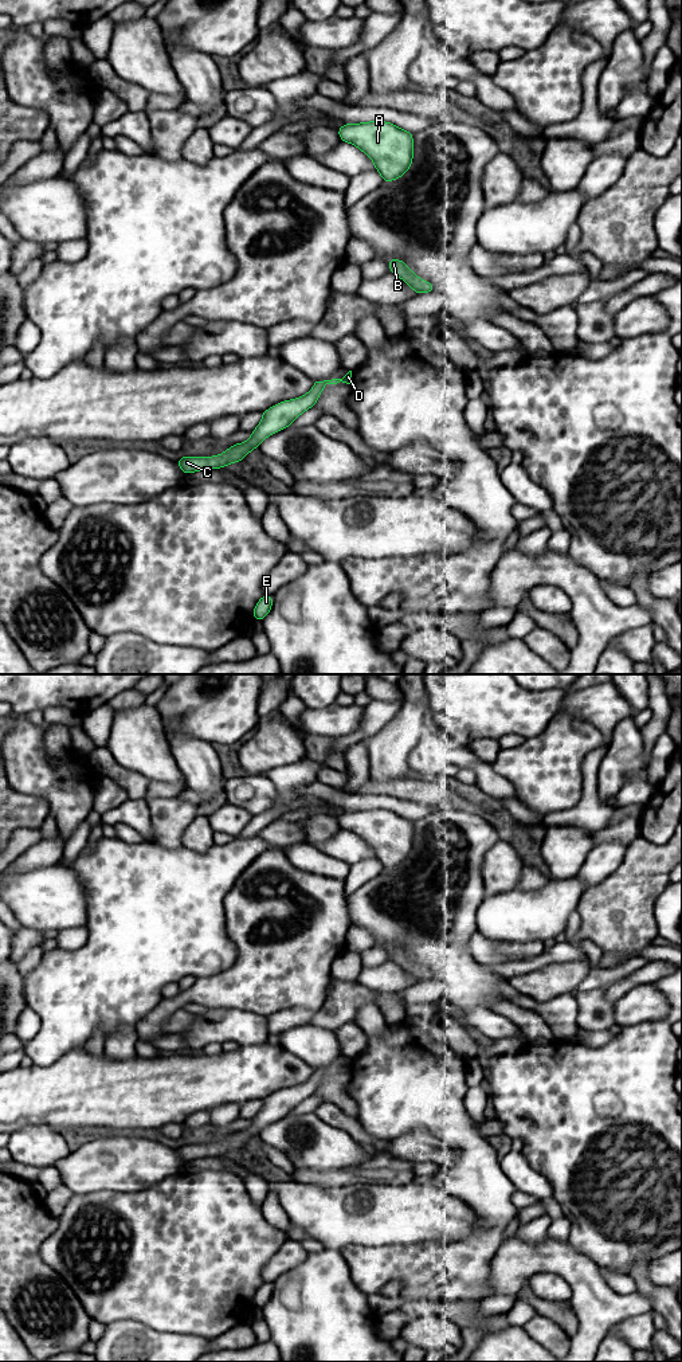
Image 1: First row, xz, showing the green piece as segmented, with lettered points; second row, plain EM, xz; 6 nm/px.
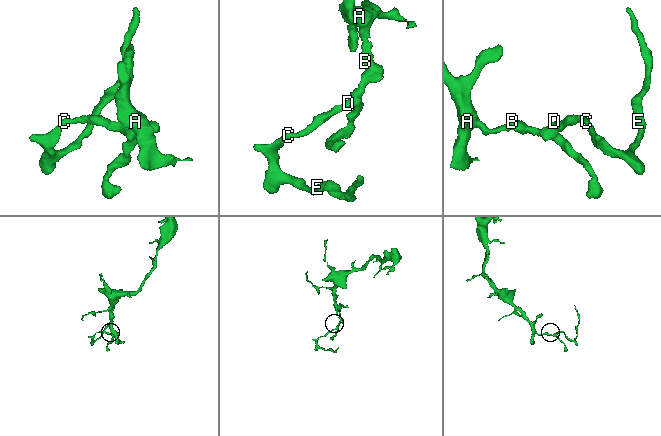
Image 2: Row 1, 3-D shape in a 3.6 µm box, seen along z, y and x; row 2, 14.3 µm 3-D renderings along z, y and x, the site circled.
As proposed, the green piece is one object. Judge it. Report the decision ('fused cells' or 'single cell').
single cell

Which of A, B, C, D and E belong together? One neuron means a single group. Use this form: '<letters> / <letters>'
A B C D E

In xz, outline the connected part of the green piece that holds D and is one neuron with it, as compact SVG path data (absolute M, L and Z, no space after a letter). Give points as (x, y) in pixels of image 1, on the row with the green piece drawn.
M352 371L342 379L332 379L315 381L313 388L303 396L291 400L281 402L262 412L262 420L255 430L251 431L251 438L247 442L232 445L220 455L213 457L179 457L179 469L191 474L199 470L223 469L230 463L242 462L244 457L267 437L289 427L305 411L314 407L326 384L337 383L350 384Z

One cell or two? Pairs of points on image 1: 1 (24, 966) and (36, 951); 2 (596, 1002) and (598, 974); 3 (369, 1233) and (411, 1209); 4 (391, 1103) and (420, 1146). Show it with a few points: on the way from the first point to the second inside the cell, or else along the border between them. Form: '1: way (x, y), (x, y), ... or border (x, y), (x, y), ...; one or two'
1: way (28, 962), (34, 955); one
2: border (596, 985), (577, 993); two
3: way (380, 1222), (388, 1214), (400, 1214); one
4: border (388, 1141), (415, 1130), (430, 1130), (442, 1141); two

